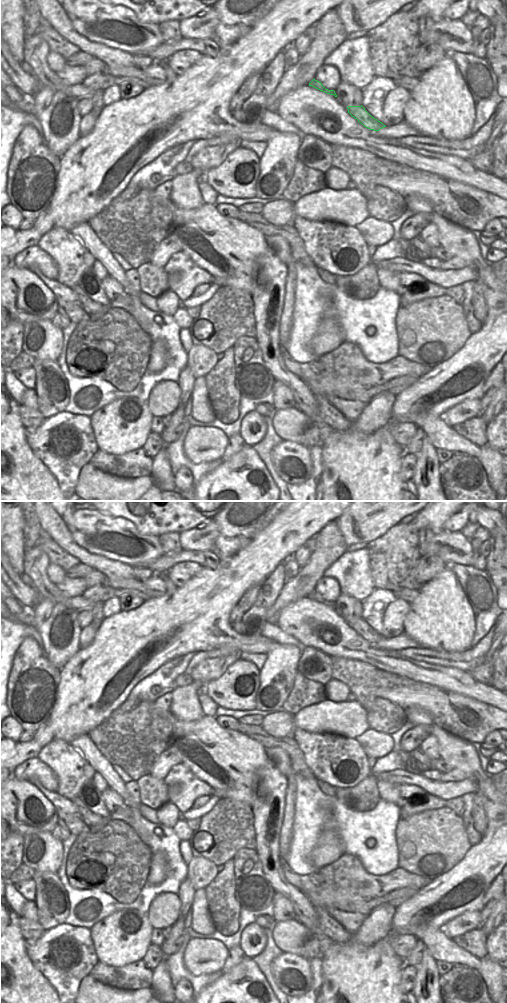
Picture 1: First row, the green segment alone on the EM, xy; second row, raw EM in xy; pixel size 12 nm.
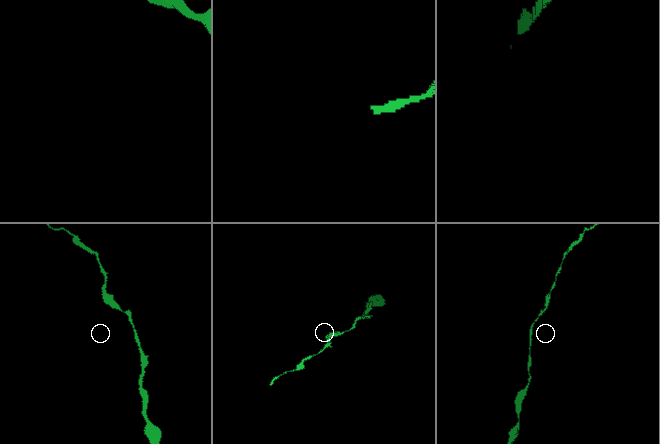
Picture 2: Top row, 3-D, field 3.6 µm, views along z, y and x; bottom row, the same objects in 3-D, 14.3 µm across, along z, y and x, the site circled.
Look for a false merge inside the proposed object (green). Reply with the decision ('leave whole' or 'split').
leave whole

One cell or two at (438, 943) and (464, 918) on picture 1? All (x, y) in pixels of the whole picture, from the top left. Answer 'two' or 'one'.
two

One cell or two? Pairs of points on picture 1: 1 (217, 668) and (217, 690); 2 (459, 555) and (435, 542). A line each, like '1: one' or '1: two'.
1: two
2: one

